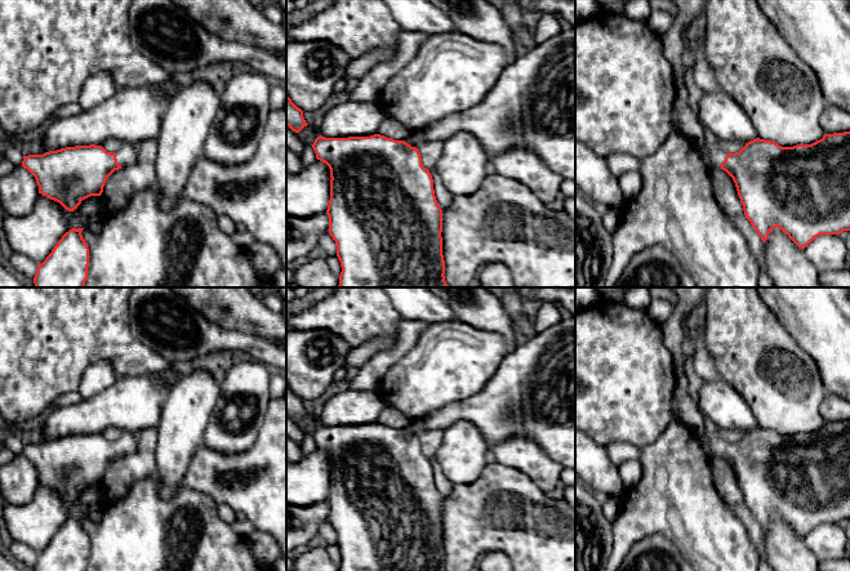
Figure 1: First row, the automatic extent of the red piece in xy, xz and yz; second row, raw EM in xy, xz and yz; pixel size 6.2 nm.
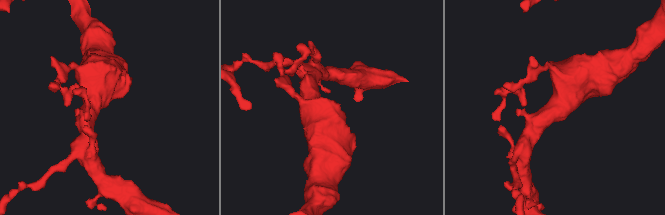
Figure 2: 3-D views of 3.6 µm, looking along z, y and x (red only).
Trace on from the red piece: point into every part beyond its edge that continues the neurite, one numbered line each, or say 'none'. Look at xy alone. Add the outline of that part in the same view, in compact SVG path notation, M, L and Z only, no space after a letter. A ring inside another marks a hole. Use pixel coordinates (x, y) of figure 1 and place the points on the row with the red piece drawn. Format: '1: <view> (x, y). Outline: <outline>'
1: xy (128, 155). Outline: M121 142L120 150L116 152L117 162L121 168L129 168L138 161L139 144Z

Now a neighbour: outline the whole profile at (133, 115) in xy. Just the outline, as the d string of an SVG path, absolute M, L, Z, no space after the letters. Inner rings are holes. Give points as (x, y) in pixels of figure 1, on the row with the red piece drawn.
M124 88L119 89L103 103L83 110L79 115L57 119L39 138L46 152L75 146L102 146L107 139L139 144L146 139L157 138L166 101L157 88Z

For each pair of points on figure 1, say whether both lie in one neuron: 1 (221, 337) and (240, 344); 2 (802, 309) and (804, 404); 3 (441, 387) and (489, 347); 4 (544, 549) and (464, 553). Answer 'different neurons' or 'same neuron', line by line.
1: same neuron
2: different neurons
3: same neuron
4: same neuron

